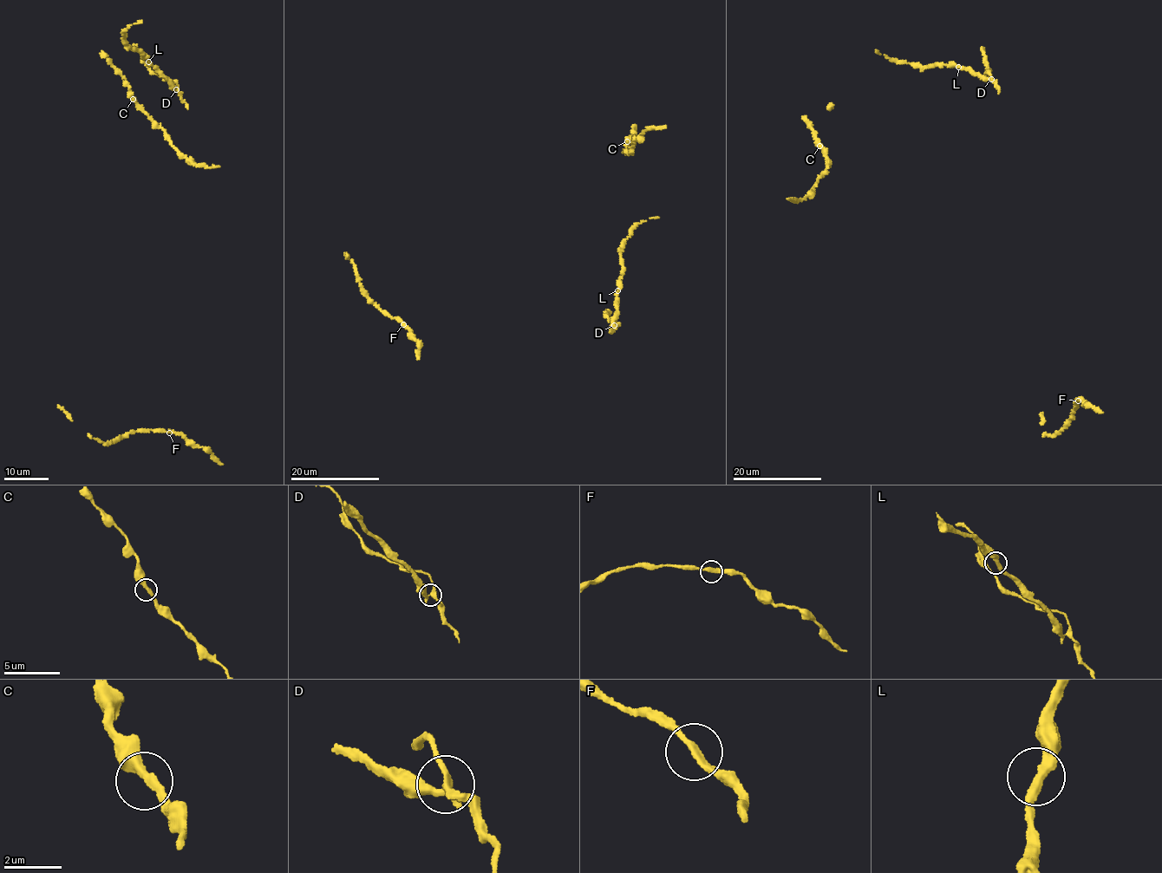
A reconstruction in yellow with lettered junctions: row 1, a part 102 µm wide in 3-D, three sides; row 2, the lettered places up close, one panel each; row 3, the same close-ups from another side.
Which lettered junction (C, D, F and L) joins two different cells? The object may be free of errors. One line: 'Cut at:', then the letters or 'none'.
Cut at: D

